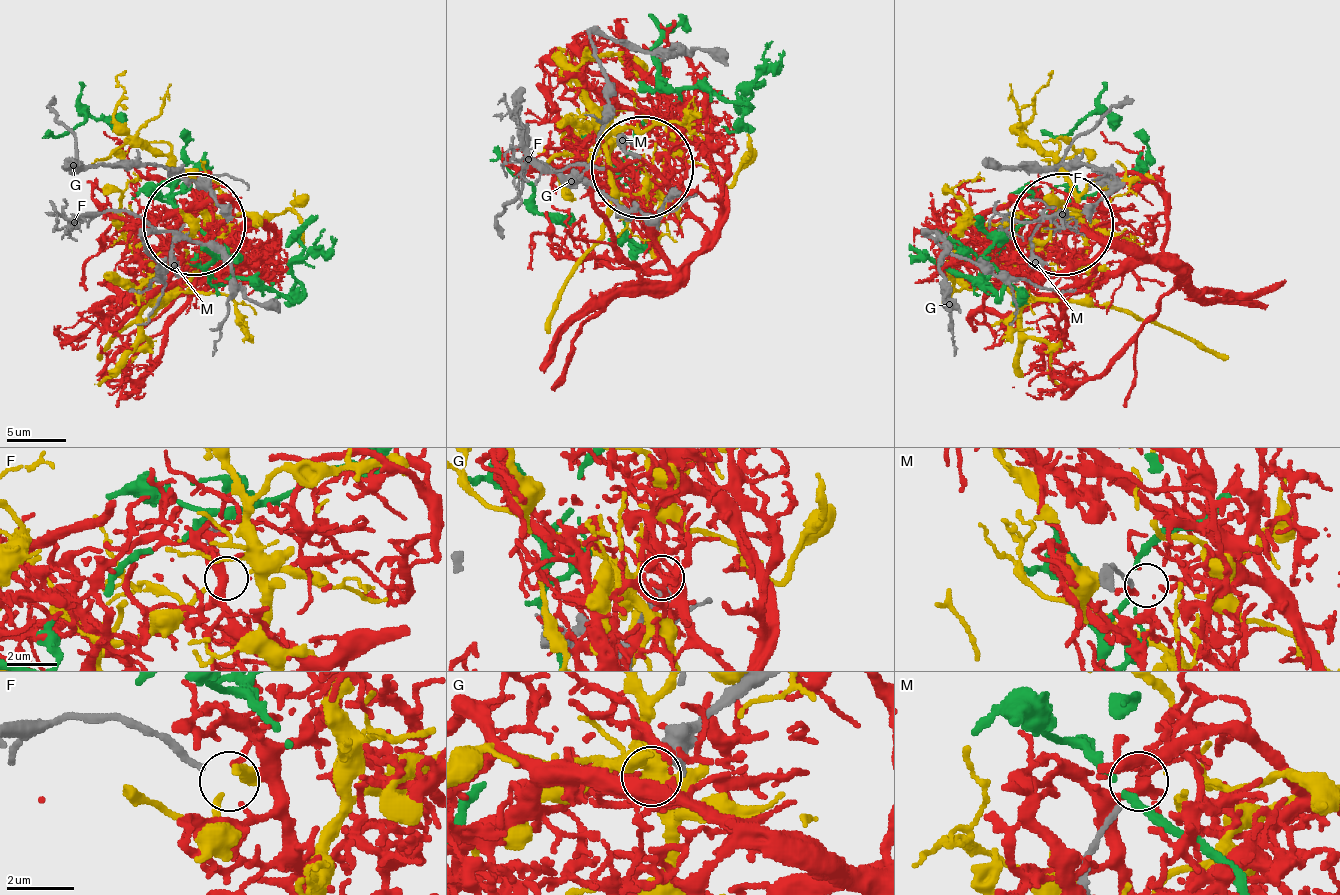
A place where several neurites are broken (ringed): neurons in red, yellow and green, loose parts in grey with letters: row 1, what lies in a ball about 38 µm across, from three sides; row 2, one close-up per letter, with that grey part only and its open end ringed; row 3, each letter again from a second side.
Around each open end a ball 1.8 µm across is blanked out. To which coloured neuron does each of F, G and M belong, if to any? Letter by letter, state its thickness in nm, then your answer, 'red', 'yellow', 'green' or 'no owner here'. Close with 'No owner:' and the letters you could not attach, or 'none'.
F: 190 nm | red
G: 500 nm | no owner here
M: 190 nm | no owner here
No owner: G, M

